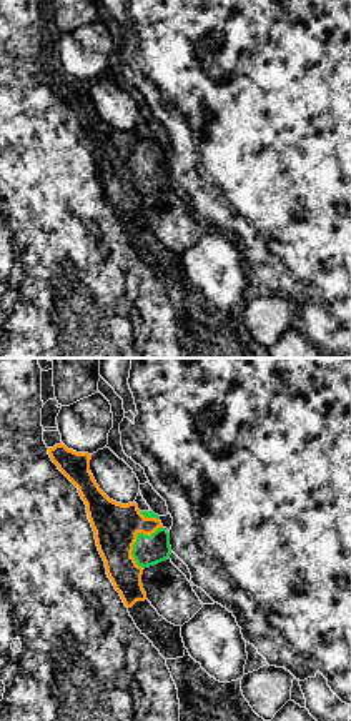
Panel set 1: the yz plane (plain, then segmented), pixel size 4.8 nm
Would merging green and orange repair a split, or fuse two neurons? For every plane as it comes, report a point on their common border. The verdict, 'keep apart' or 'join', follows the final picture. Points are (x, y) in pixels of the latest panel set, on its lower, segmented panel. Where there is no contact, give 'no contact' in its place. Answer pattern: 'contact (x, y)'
contact (137, 538)

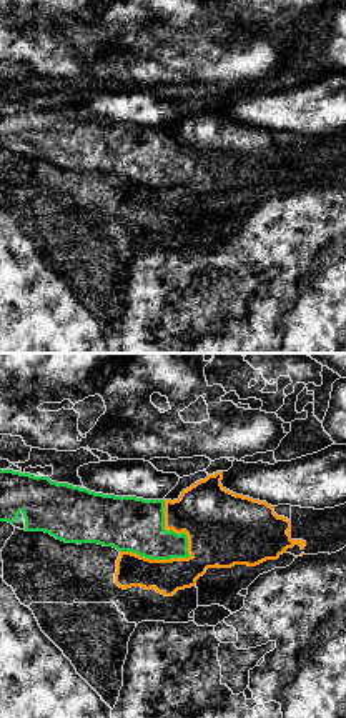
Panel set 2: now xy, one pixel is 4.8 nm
contact (157, 558)

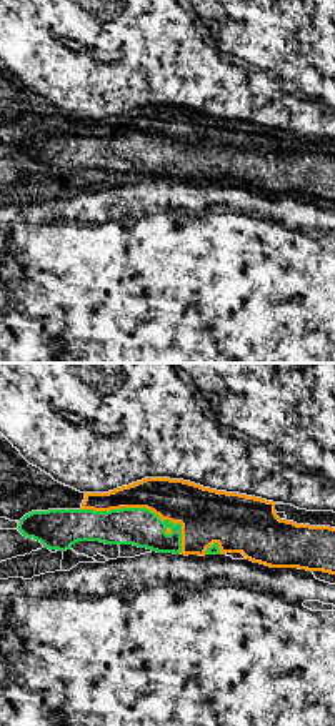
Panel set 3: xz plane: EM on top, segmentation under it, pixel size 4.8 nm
contact (144, 508)

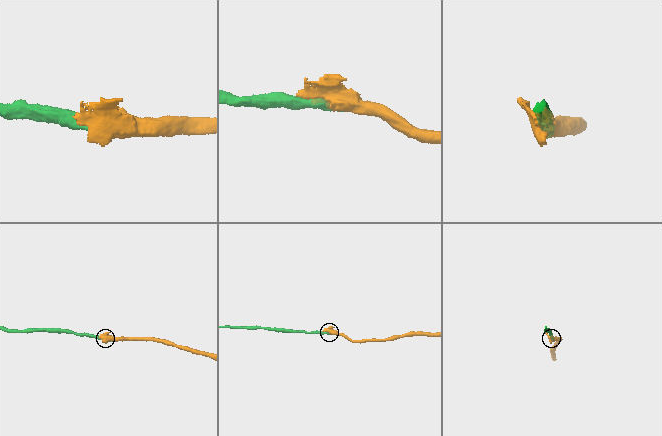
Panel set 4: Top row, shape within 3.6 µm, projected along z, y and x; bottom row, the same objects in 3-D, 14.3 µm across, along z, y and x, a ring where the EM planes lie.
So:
join

